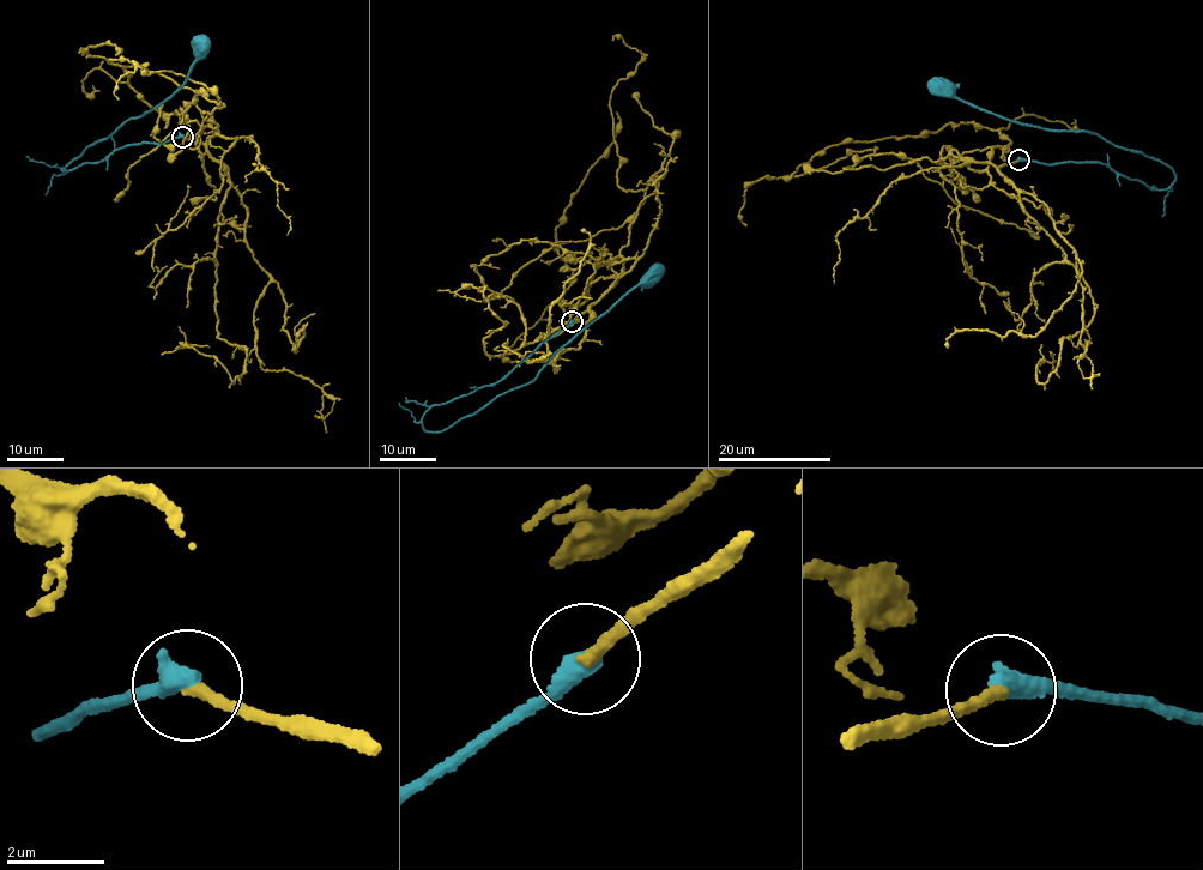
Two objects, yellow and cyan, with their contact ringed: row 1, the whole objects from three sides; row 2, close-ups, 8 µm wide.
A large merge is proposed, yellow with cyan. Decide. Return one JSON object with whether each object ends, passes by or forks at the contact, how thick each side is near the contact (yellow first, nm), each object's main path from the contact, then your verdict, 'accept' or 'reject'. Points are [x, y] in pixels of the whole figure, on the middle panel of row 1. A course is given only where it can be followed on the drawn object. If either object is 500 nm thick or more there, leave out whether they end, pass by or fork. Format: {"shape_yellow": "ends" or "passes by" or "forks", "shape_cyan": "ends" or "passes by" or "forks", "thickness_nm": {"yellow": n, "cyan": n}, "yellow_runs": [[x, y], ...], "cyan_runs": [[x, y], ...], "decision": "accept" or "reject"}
{"shape_yellow": "ends", "shape_cyan": "ends", "thickness_nm": {"yellow": 240, "cyan": 480}, "yellow_runs": [[573, 321], [623, 273], [620, 252], [666, 170], [633, 192], [617, 183], [609, 98], [641, 55], [612, 40]], "cyan_runs": [[573, 321], [499, 381], [430, 408], [425, 429], [449, 428], [532, 381], [651, 277]], "decision": "reject"}

